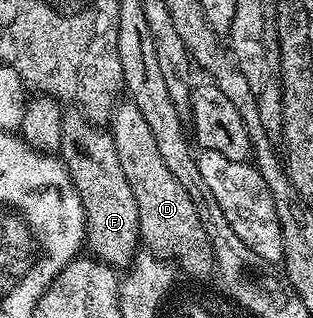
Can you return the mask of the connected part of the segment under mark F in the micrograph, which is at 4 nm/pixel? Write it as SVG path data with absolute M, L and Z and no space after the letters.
M79 110L65 111L58 156L78 190L84 211L84 234L87 247L92 247L91 255L117 270L124 270L131 265L141 243L138 206L134 202L134 190L130 190L130 182L126 182L126 174L122 174L111 131L104 129L103 132L100 128L103 127Z

